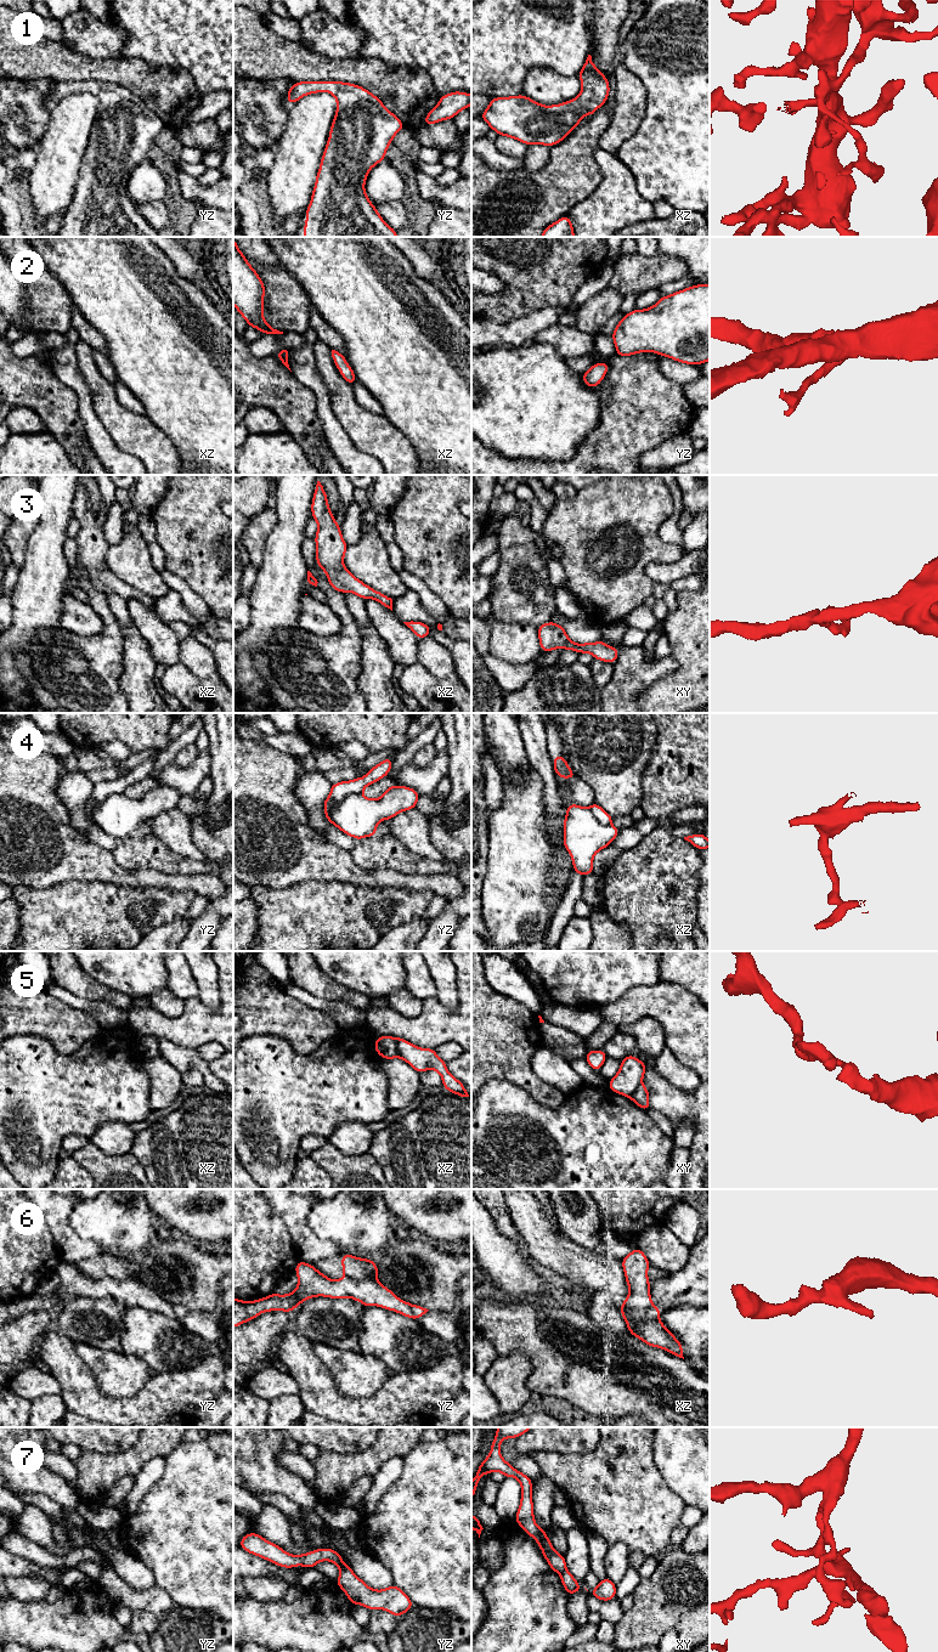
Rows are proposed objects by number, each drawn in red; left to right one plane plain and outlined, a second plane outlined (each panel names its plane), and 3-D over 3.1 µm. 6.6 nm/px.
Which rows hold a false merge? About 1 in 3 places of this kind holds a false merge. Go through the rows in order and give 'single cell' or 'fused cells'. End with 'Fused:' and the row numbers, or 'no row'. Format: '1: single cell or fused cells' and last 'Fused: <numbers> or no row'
1: single cell
2: single cell
3: single cell
4: fused cells
5: fused cells
6: fused cells
7: fused cells
Fused: 4, 5, 6, 7

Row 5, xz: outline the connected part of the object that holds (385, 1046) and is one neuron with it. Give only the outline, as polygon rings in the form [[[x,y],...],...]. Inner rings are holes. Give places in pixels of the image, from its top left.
[[[378,1036],[374,1041],[375,1052],[384,1059],[401,1058],[395,1037]]]

